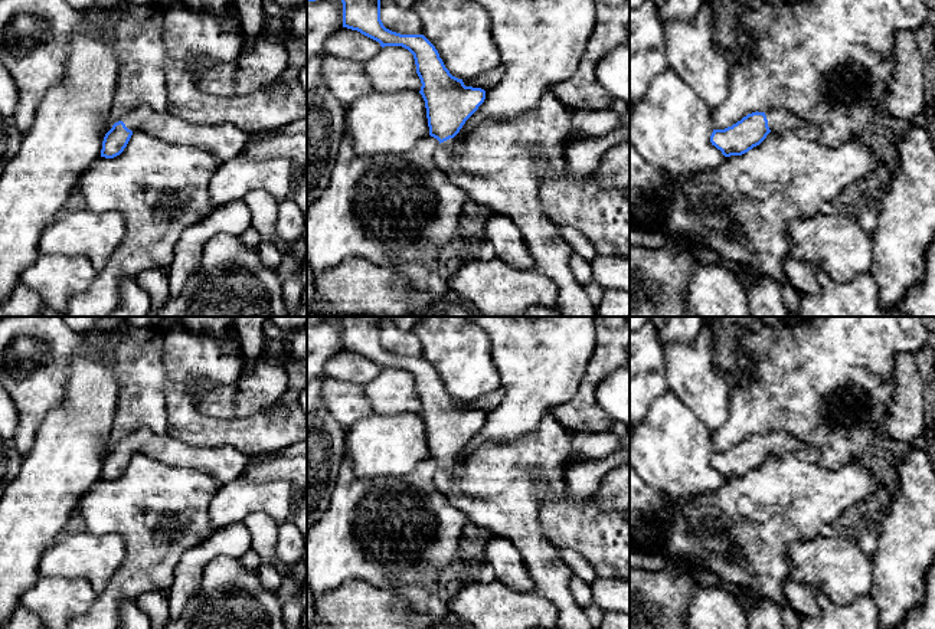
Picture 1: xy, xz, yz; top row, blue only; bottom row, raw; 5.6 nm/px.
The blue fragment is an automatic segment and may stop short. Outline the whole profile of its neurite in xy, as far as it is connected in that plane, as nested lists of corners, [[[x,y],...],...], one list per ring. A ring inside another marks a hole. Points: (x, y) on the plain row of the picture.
[[[143,427],[127,435],[105,456],[101,479],[114,481],[120,478],[134,453],[146,453],[176,468],[200,469],[216,478],[220,485],[231,484],[241,478],[249,465],[249,456],[233,446],[189,446],[169,433],[157,435]]]

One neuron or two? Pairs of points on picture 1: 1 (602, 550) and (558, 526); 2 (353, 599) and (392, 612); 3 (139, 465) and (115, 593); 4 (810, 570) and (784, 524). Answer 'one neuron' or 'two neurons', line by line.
1: one neuron
2: one neuron
3: one neuron
4: two neurons

